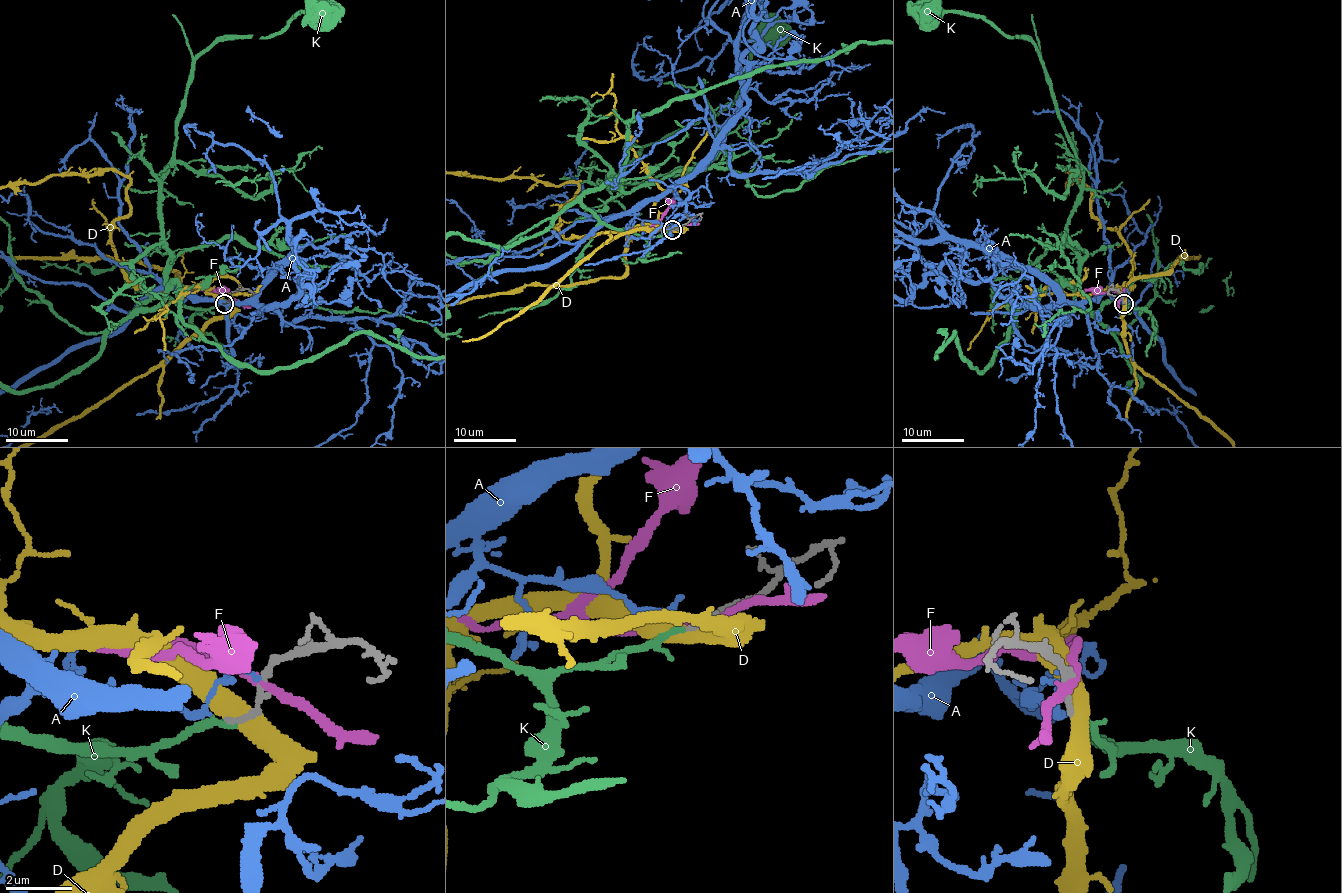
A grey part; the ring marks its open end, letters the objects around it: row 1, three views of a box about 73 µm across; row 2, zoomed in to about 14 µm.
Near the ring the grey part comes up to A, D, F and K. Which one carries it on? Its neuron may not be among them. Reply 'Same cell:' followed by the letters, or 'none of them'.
Same cell: K

